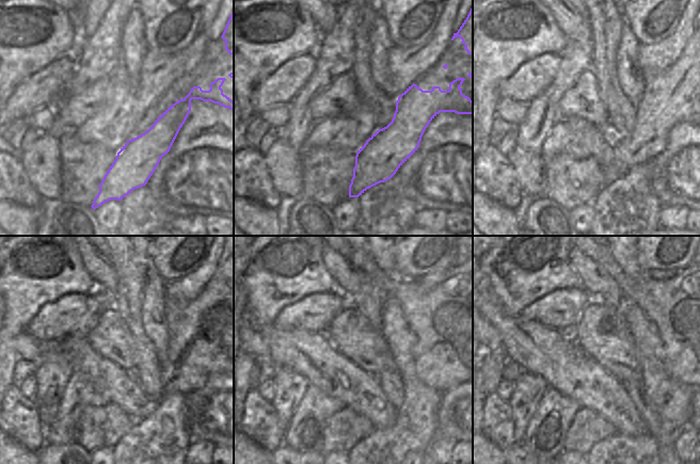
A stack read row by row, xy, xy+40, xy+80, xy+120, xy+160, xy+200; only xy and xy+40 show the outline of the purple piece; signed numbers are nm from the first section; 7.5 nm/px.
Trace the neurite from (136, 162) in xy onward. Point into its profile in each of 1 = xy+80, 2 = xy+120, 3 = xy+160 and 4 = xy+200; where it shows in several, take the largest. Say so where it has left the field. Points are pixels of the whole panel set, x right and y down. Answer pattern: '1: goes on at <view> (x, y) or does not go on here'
1: goes on at xy+80 (656, 112)
2: goes on at xy+120 (193, 355)
3: goes on at xy+160 (444, 358)
4: goes on at xy+200 (689, 354)

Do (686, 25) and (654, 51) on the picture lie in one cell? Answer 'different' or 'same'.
same

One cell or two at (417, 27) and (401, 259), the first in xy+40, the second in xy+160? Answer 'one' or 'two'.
one

